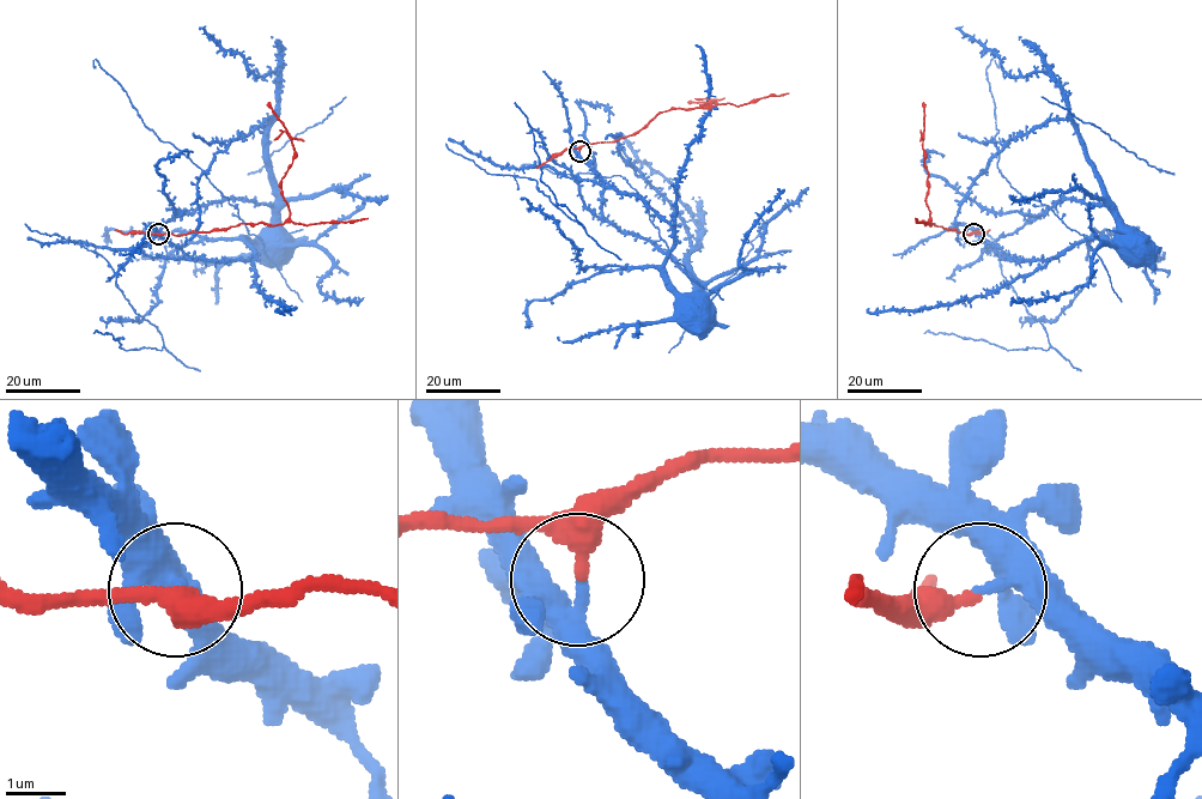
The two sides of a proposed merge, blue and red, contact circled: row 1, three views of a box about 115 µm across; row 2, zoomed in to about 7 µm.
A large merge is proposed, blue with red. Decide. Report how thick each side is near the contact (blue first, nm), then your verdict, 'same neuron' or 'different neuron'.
240/280 nm | different neuron

